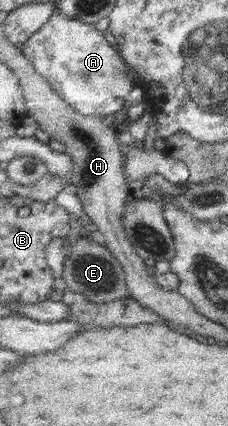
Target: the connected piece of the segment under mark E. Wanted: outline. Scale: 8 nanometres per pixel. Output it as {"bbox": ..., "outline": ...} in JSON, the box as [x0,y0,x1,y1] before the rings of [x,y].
{"bbox":[64,235,129,302],"outline":[[[81,235],[72,244],[72,250],[70,257],[64,260],[64,281],[70,290],[85,294],[93,302],[111,302],[129,296],[126,271],[102,241],[92,241]]]}

